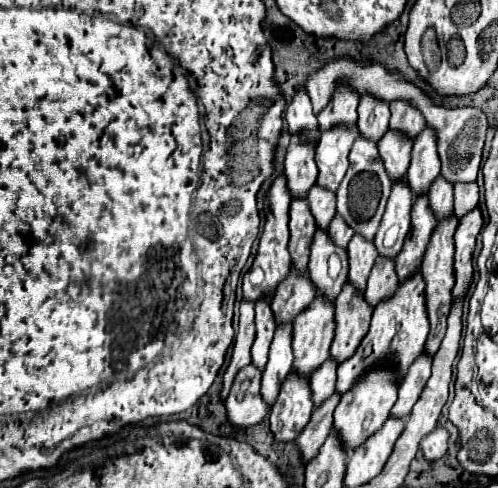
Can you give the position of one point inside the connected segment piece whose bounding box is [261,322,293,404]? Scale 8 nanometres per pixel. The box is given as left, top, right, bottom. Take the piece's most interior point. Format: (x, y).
(280, 358)

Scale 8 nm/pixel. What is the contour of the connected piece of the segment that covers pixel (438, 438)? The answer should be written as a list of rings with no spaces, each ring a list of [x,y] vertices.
[[[435,428],[421,440],[419,448],[423,450],[427,460],[437,460],[437,458],[445,456],[445,452],[449,448],[449,432],[445,428]]]

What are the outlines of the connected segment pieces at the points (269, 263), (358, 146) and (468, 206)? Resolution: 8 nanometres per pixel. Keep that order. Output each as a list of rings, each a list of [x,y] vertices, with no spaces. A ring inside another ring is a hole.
[[[279,174],[273,184],[269,186],[267,190],[267,196],[265,196],[265,226],[263,226],[263,234],[261,234],[261,240],[259,240],[259,248],[257,248],[257,254],[255,254],[255,262],[253,266],[259,266],[263,268],[265,272],[265,280],[261,282],[261,286],[253,286],[249,282],[249,274],[243,278],[243,296],[247,300],[257,300],[261,294],[269,294],[273,296],[275,294],[275,286],[287,276],[289,272],[289,266],[291,266],[291,256],[287,254],[287,242],[289,242],[289,230],[287,230],[287,222],[289,222],[289,202],[291,202],[291,194],[287,190],[287,178],[285,174]]]
[[[359,136],[349,152],[349,170],[337,190],[337,212],[343,214],[343,218],[347,220],[347,224],[351,228],[355,228],[359,234],[363,234],[365,238],[373,238],[383,210],[385,210],[385,202],[389,198],[389,190],[391,190],[391,178],[383,166],[383,160],[377,152],[377,144],[365,136]]]
[[[457,182],[455,186],[455,214],[461,218],[469,210],[473,210],[479,202],[479,186],[477,182]]]

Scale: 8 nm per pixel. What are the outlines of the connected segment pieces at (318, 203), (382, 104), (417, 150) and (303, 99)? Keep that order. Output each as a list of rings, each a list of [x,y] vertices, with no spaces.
[[[315,184],[311,186],[311,192],[307,198],[311,204],[311,212],[315,216],[315,224],[319,228],[327,228],[331,218],[335,216],[335,192]]]
[[[369,92],[361,96],[359,102],[359,132],[367,134],[369,138],[375,138],[375,142],[381,138],[381,134],[389,128],[389,104]]]
[[[425,126],[413,140],[411,166],[407,170],[407,182],[415,194],[429,190],[429,184],[439,176],[441,160],[437,154],[437,132]]]
[[[303,84],[293,92],[291,102],[285,110],[285,120],[289,124],[289,132],[307,132],[313,138],[319,138],[317,118],[311,110],[311,100]]]

